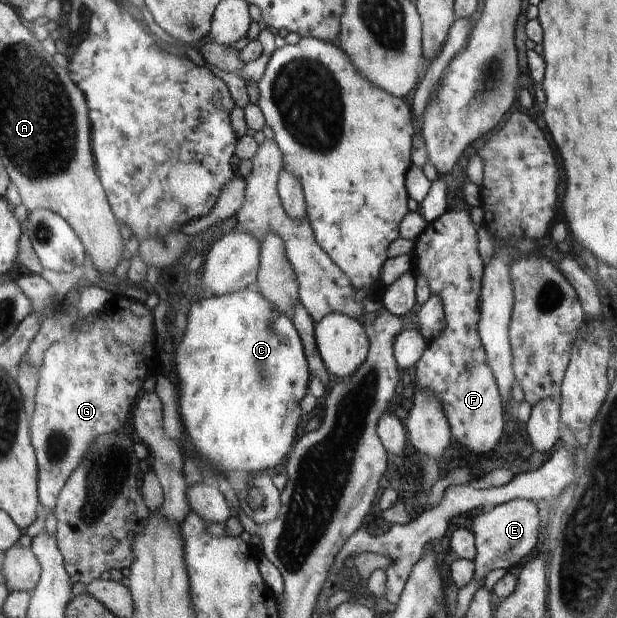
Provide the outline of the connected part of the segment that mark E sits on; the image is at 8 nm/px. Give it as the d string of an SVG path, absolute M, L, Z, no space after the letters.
M516 499L500 504L492 510L482 512L474 518L470 530L475 538L477 550L474 558L475 571L473 579L484 585L484 578L495 568L512 570L520 563L524 556L530 556L538 544L540 536L539 510L535 501L530 499Z

